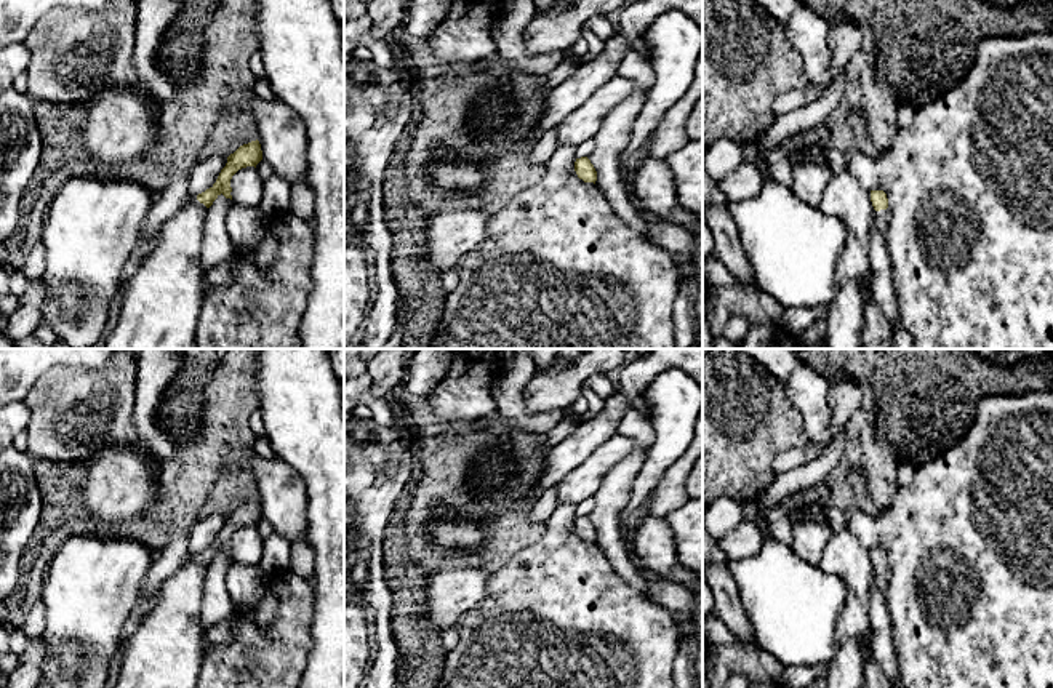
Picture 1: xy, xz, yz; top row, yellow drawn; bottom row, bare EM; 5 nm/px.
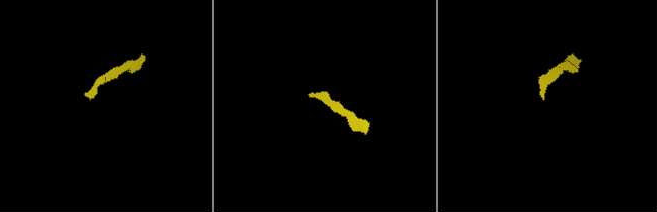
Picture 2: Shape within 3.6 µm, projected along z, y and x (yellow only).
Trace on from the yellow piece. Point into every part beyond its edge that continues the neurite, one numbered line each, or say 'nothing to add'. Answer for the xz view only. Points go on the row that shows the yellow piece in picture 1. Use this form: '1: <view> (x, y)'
nothing to add

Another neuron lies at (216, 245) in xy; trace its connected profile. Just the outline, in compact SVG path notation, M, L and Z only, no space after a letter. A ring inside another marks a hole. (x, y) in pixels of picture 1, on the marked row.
M222 194L213 202L208 210L205 221L200 266L203 272L202 278L202 296L206 298L211 285L205 278L205 274L213 267L221 264L230 253L234 246L226 229L226 218L230 210L232 200L226 198Z

